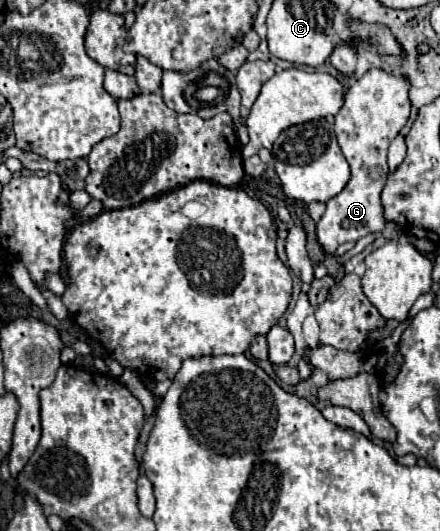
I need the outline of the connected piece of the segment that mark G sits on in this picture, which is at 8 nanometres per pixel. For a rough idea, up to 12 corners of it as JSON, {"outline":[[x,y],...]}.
{"outline":[[372,68],[334,130],[352,176],[316,226],[330,256],[384,230],[386,154],[410,116],[404,78]]}

